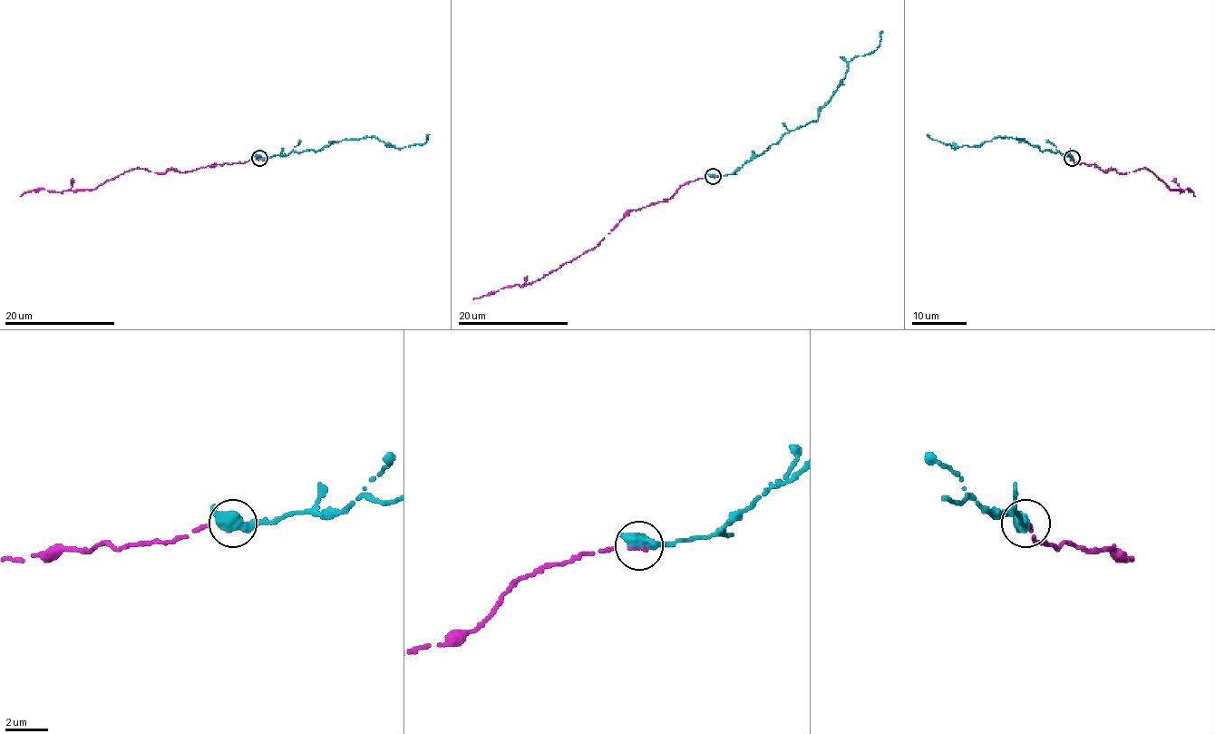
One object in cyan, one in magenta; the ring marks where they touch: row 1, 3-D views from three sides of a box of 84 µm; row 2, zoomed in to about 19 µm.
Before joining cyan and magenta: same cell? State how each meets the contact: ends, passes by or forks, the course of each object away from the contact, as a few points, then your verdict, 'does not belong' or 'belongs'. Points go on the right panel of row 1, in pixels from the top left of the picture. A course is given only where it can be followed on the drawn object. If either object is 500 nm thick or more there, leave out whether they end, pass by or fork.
cyan passes by; magenta ends there; cyan runs (1073, 158), (1059, 151), (1041, 151), (1016, 138), (996, 137), (972, 146), (953, 148), (927, 134); magenta runs (1073, 158), (1105, 172), (1147, 169), (1171, 189), (1188, 189), (1195, 196); belongs

